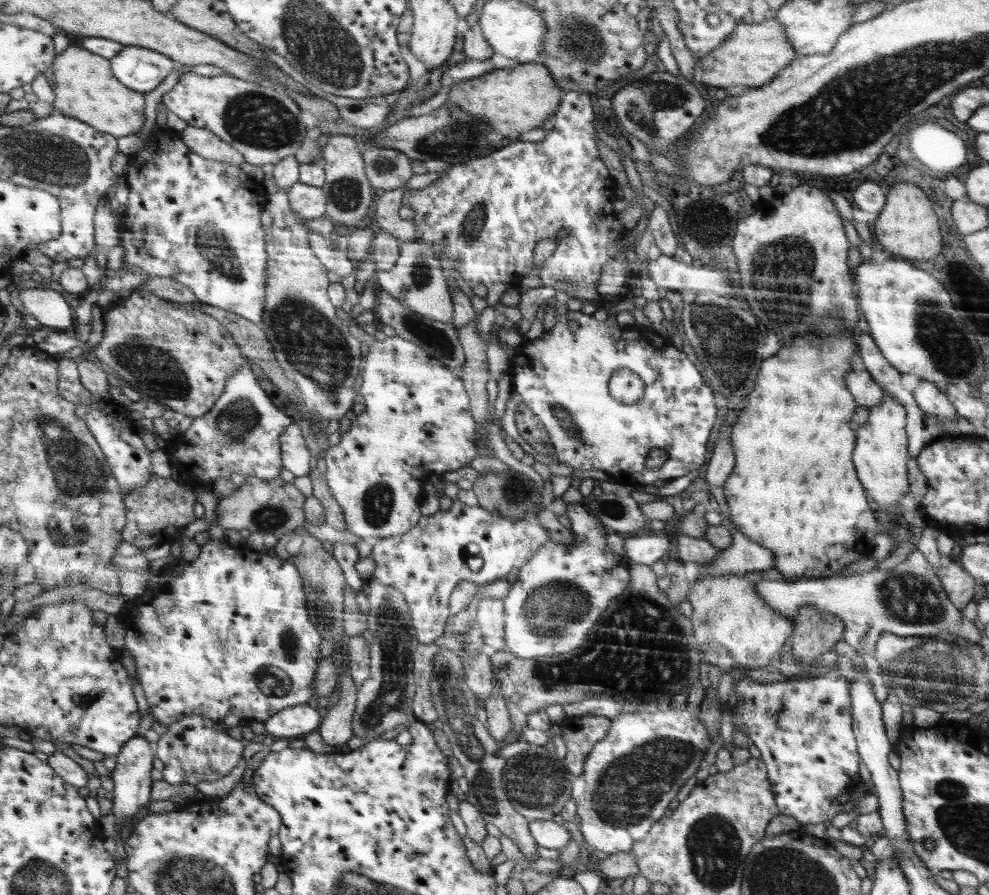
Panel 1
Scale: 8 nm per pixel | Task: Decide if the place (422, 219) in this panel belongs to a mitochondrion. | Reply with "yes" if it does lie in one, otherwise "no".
no

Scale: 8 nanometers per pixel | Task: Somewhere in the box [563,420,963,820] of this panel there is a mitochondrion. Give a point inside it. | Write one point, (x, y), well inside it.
(908, 598)

